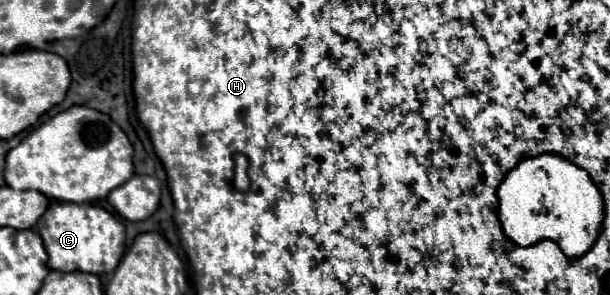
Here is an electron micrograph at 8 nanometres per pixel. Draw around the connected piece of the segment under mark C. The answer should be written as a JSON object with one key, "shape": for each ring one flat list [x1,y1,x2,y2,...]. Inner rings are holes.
{"shape":[[56,202,38,220,36,230,44,240,50,270,110,274,124,254,124,224,100,206]]}

